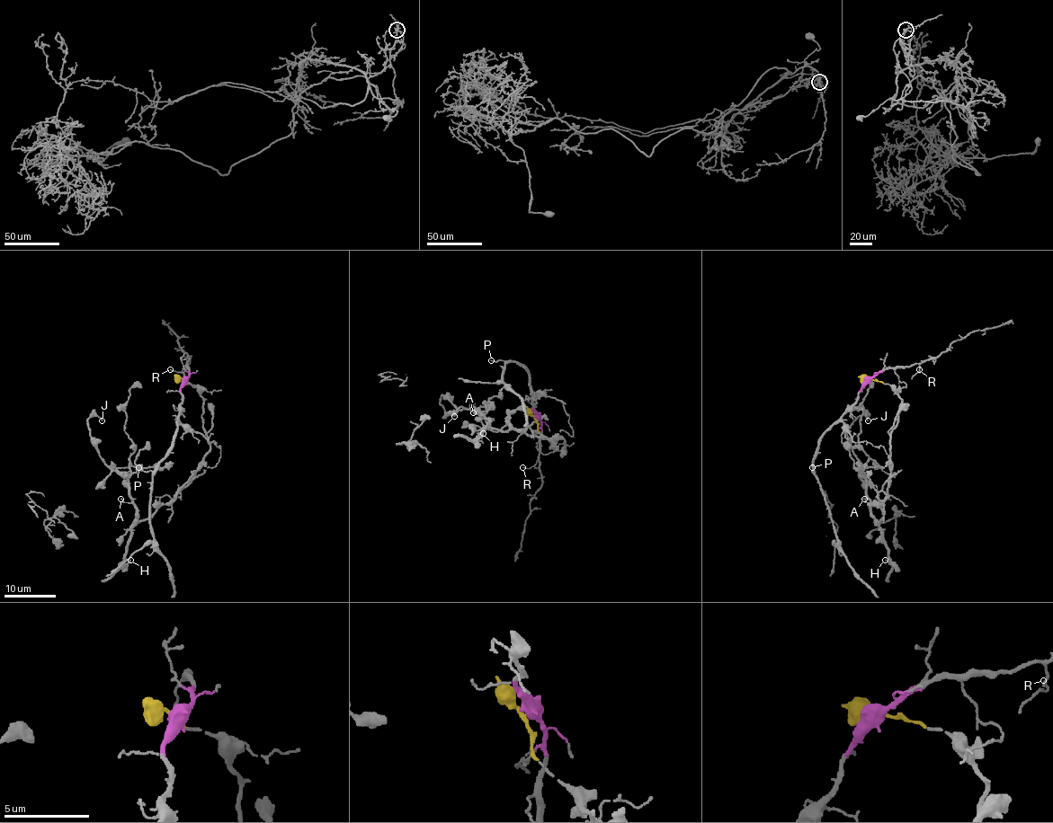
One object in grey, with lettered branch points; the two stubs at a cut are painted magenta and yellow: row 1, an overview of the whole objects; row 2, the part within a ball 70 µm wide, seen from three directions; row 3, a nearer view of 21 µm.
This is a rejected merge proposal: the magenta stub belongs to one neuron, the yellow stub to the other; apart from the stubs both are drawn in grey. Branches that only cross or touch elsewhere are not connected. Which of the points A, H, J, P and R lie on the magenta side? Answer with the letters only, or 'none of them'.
P, R

